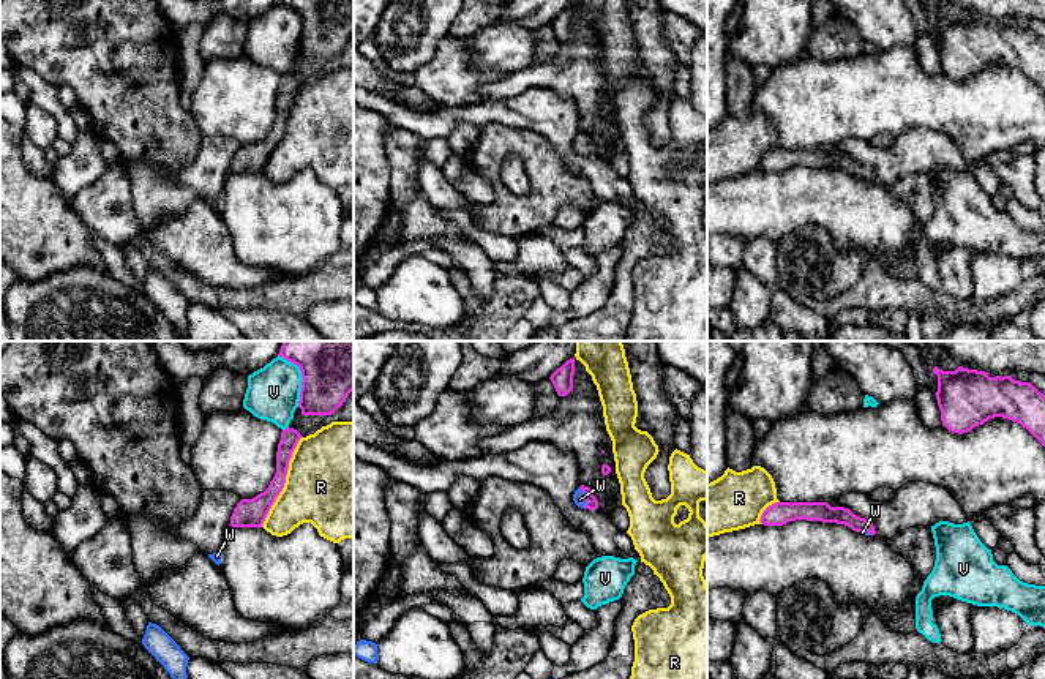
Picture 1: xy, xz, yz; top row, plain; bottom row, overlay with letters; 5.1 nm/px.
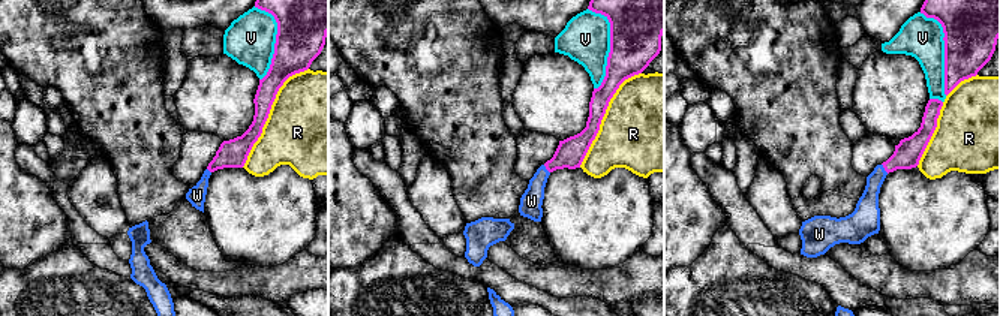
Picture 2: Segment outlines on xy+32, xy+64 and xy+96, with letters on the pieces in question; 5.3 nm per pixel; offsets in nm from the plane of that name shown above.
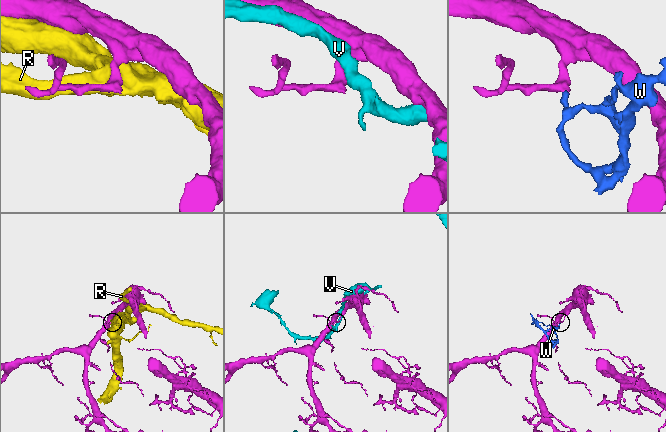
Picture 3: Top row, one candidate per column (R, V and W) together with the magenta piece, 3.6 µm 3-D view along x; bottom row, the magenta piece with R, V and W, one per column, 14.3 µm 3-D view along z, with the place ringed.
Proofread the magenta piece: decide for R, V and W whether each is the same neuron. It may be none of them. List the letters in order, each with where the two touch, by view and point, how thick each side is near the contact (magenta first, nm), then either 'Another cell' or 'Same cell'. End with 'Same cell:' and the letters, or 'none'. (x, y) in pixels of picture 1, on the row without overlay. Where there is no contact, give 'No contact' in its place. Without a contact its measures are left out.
R: Touches magenta at xy (284, 128). Thickness 140 nm (magenta) against 480 nm. Another cell
V: Touches magenta at xy (302, 22). Thickness 260 nm (magenta) against 280 nm. Another cell
W: Touches magenta at xz (586, 144). Thickness 60 nm (magenta) against 60 nm. Same cell
Same cell: W

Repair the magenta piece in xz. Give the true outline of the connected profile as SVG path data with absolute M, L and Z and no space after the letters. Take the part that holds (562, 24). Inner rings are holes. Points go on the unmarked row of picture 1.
M575 3L567 6L551 21L551 28L559 43L567 43L573 35Z

